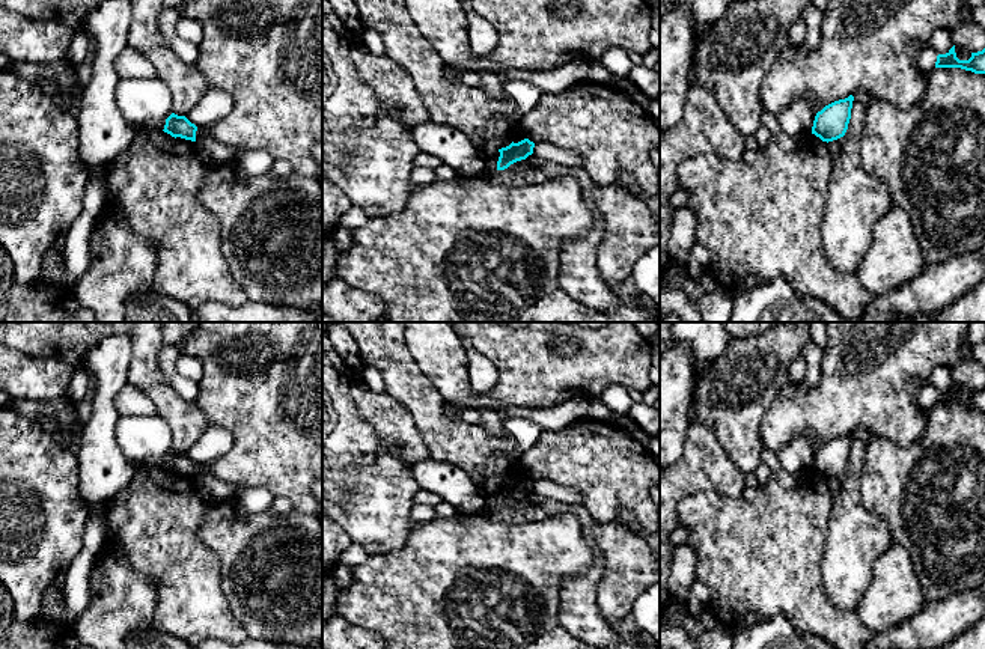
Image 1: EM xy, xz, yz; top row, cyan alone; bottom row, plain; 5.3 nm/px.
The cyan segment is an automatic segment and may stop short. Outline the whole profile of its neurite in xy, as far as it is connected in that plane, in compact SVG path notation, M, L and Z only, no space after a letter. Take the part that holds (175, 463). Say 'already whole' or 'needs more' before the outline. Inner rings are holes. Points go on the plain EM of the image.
already whole; M172 450L166 456L166 462L164 462L163 468L170 471L175 476L181 474L185 477L196 479L197 464L194 461L191 461L185 453L178 453L178 452Z

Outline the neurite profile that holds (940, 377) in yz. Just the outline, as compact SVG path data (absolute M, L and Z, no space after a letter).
M937 366L929 375L928 384L934 385L937 392L946 392L953 384L949 366Z

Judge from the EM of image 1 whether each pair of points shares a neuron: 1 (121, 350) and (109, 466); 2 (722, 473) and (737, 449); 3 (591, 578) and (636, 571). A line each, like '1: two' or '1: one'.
1: one
2: two
3: two

